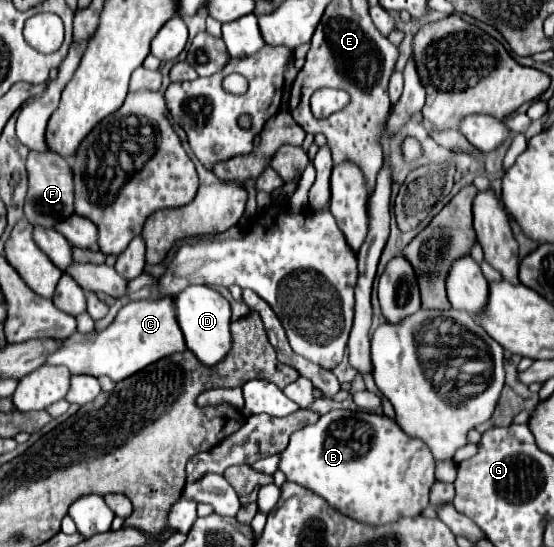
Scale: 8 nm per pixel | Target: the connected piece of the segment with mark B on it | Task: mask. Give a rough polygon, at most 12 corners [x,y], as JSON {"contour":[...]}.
{"contour":[[330,410],[286,480],[374,528],[420,516],[436,460],[392,418]]}

